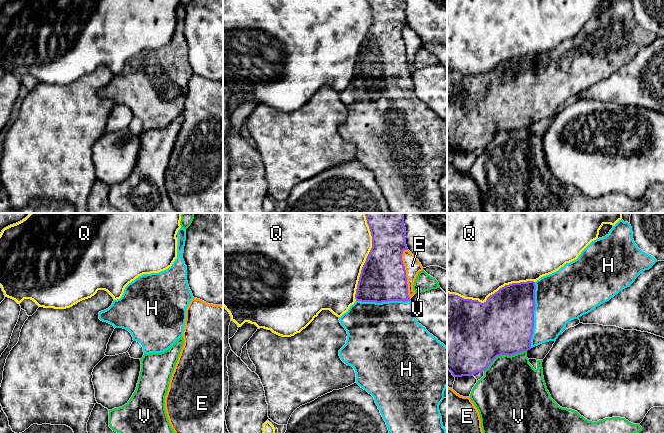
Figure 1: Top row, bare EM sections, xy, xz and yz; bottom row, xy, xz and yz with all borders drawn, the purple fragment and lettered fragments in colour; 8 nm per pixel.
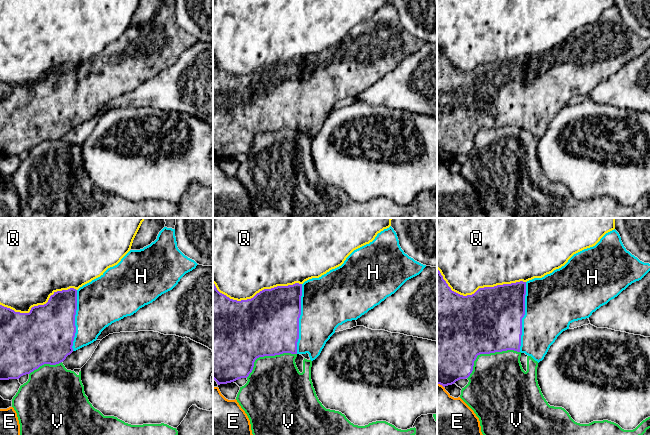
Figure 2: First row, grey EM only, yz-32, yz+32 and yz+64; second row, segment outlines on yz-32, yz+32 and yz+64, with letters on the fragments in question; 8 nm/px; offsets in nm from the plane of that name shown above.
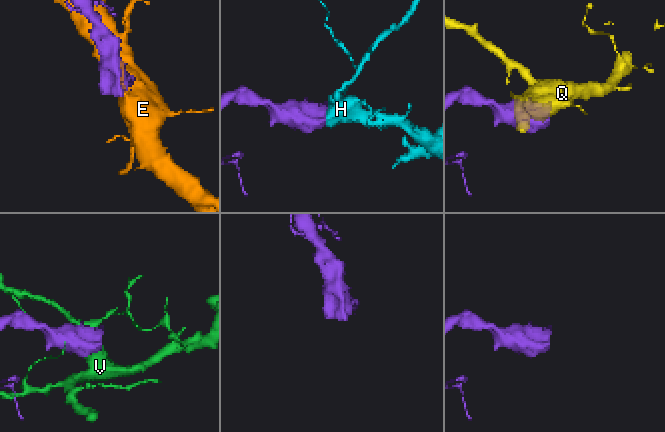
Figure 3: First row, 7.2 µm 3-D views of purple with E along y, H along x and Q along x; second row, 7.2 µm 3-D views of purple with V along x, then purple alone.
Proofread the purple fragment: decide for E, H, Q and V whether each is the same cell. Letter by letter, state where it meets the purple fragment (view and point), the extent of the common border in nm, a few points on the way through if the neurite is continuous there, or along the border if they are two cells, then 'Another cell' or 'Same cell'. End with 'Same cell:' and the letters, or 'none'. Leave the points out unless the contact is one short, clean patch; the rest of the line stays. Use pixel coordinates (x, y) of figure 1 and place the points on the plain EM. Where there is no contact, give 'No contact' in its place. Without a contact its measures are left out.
E: Touches purple at xz (405, 50). Shared border 420 nm. Another cell
H: Touches purple at yz (533, 91). Shared border 550 nm. Same cell
Q: Touches purple at yz (490, 71). Shared border 700 nm. Another cell
V: Touches purple at yz (504, 130). Shared border 380 nm. Another cell
Same cell: H

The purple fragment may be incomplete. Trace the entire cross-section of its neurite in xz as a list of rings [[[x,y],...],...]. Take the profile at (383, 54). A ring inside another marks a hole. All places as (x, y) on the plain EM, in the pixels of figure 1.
[[[368,0],[372,24],[359,53],[355,79],[339,93],[347,107],[346,120],[339,126],[341,136],[354,144],[356,159],[374,173],[391,213],[447,213],[439,181],[447,163],[447,123],[418,99],[408,71],[405,42],[402,37],[406,21],[404,0]]]

